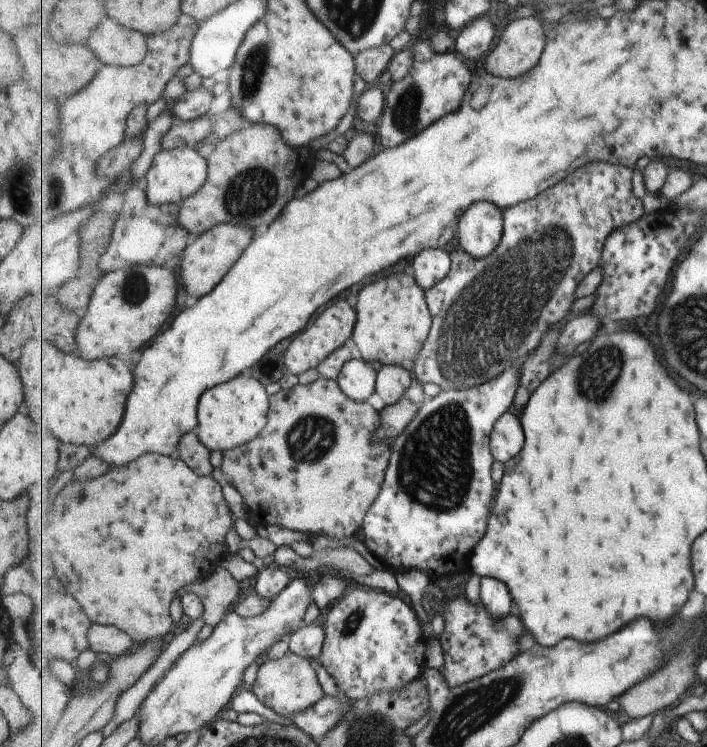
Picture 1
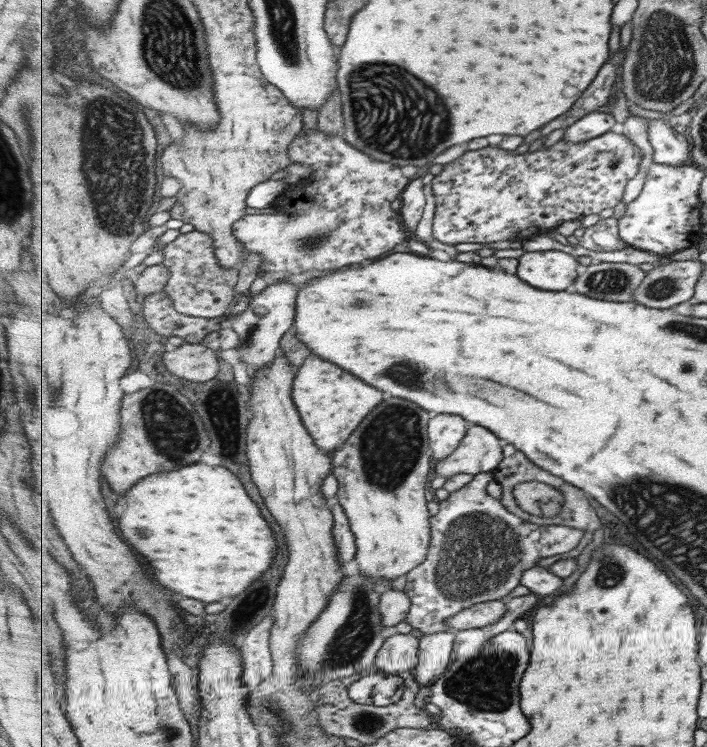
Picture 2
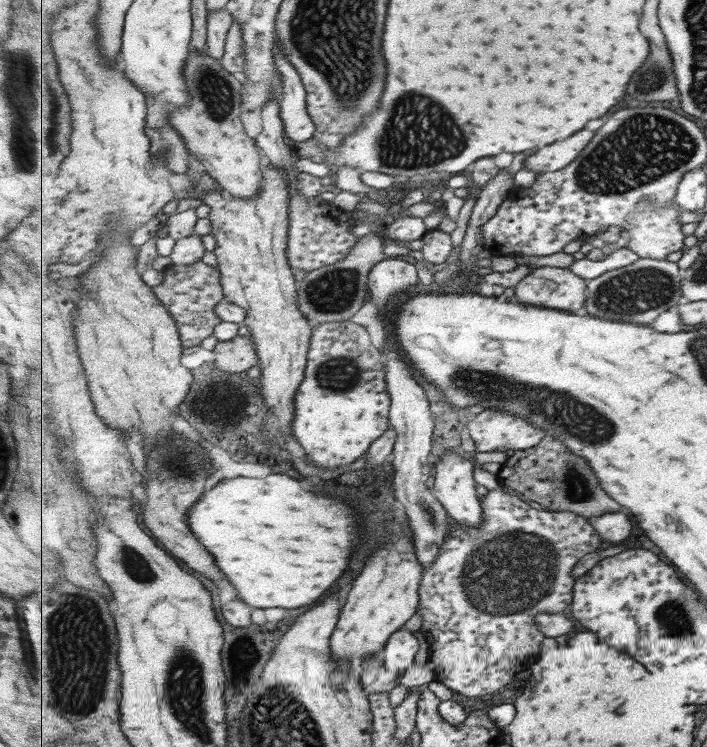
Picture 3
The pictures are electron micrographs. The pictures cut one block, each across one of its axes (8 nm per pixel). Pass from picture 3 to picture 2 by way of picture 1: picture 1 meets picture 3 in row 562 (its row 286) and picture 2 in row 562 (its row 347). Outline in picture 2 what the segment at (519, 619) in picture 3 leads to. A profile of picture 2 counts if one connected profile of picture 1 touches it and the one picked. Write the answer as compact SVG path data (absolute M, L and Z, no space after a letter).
M493 471L475 475L473 482L450 493L447 499L439 502L440 511L431 517L430 553L427 554L426 561L422 565L406 575L404 586L412 604L405 621L424 635L437 634L437 632L457 633L459 630L447 625L455 614L471 608L474 604L489 602L489 600L506 601L509 594L522 584L526 570L537 566L541 558L569 552L577 548L582 541L584 536L582 530L561 525L535 524L507 510L501 499L488 493L489 483L493 481Z

